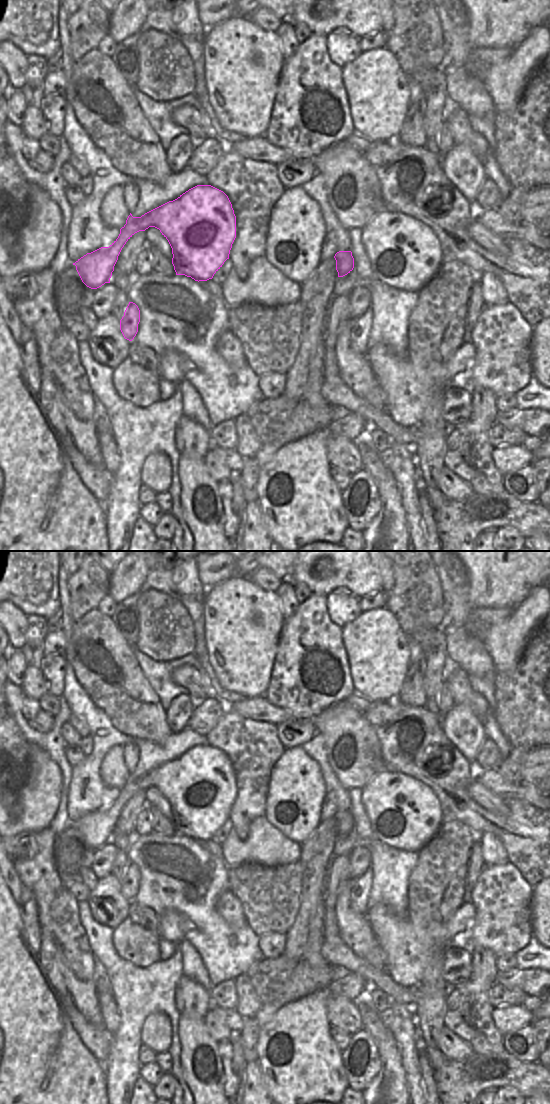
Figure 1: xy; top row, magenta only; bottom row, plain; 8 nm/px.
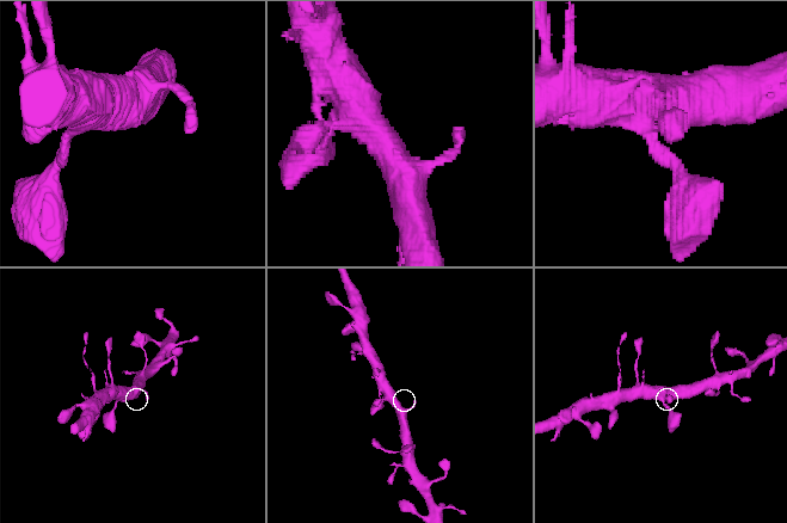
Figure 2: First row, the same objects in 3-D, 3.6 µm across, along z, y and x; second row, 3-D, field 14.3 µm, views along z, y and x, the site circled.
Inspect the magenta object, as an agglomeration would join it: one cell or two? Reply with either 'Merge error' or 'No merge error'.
No merge error.

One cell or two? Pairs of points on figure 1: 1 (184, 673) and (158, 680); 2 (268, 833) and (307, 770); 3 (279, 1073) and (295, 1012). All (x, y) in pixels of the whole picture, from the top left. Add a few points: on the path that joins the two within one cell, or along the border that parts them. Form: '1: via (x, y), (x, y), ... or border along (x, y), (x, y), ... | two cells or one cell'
1: border along (183, 664), (172, 672), (172, 679), (189, 692) | two cells
2: border along (263, 815), (290, 840) | two cells
3: via (295, 1059), (296, 1028) | one cell

